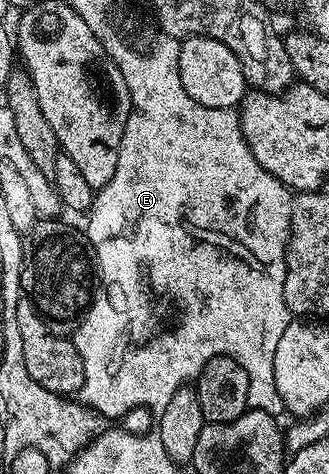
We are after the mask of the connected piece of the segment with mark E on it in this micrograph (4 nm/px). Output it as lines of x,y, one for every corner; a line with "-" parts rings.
166,35
158,38
163,44
161,49
161,57
157,61
155,73
129,73
125,75
125,83
129,83
129,95
131,96
131,114
125,125
125,135
121,139
121,147
117,155
117,171
115,179
110,181
101,190
94,194
94,201
89,210
89,218
85,232
87,234
87,244
91,246
95,268
97,270
97,288
93,293
93,300
87,312
84,313
82,321
75,327
73,340
77,351
83,360
83,370
85,371
85,379
81,390
82,404
88,409
94,409
97,413
102,413
104,418
111,418
112,413
122,415
131,409
132,406
148,406
151,407
153,402
159,401
162,405
169,403
169,399
173,399
173,395
181,387
181,383
191,383
198,378
199,372
205,367
205,363
209,363
209,359
214,357
232,357
237,363
241,363
245,367
245,371
251,374
251,400
252,406
263,409
274,415
284,412
283,400
281,395
277,395
277,383
273,379
273,359
275,352
271,349
271,337
281,337
279,333
279,287
281,287
281,299
285,299
285,275
287,274
287,240
291,238
291,207
293,204
292,190
281,183
281,179
277,179
273,175
269,175
269,171
265,171
265,167
261,167
261,163
257,163
257,159
253,159
253,151
249,151
249,147
245,143
245,135
241,131
241,123
239,122
238,112
234,108
230,109
210,109
197,103
196,99
191,99
181,83
181,76
178,70
178,55
180,47
180,38
168,37

